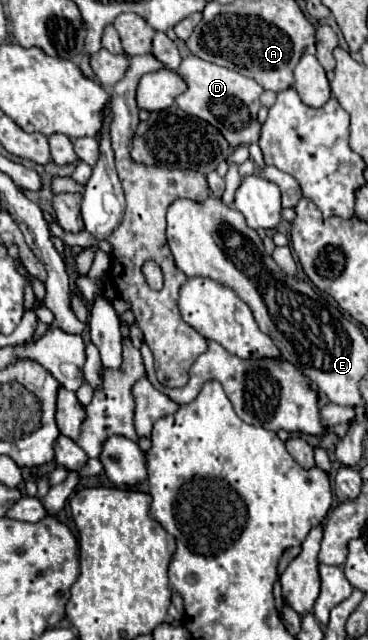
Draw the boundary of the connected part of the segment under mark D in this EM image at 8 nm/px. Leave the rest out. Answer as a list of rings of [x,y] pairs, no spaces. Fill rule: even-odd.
[[[193,54],[181,62],[177,72],[185,78],[189,86],[187,92],[175,98],[175,104],[183,112],[191,116],[199,116],[201,120],[207,120],[211,126],[215,126],[223,134],[223,138],[229,142],[231,148],[237,148],[241,144],[251,146],[259,140],[261,122],[257,120],[257,112],[261,108],[259,96],[263,88],[253,78],[247,78],[235,70],[205,62]]]

